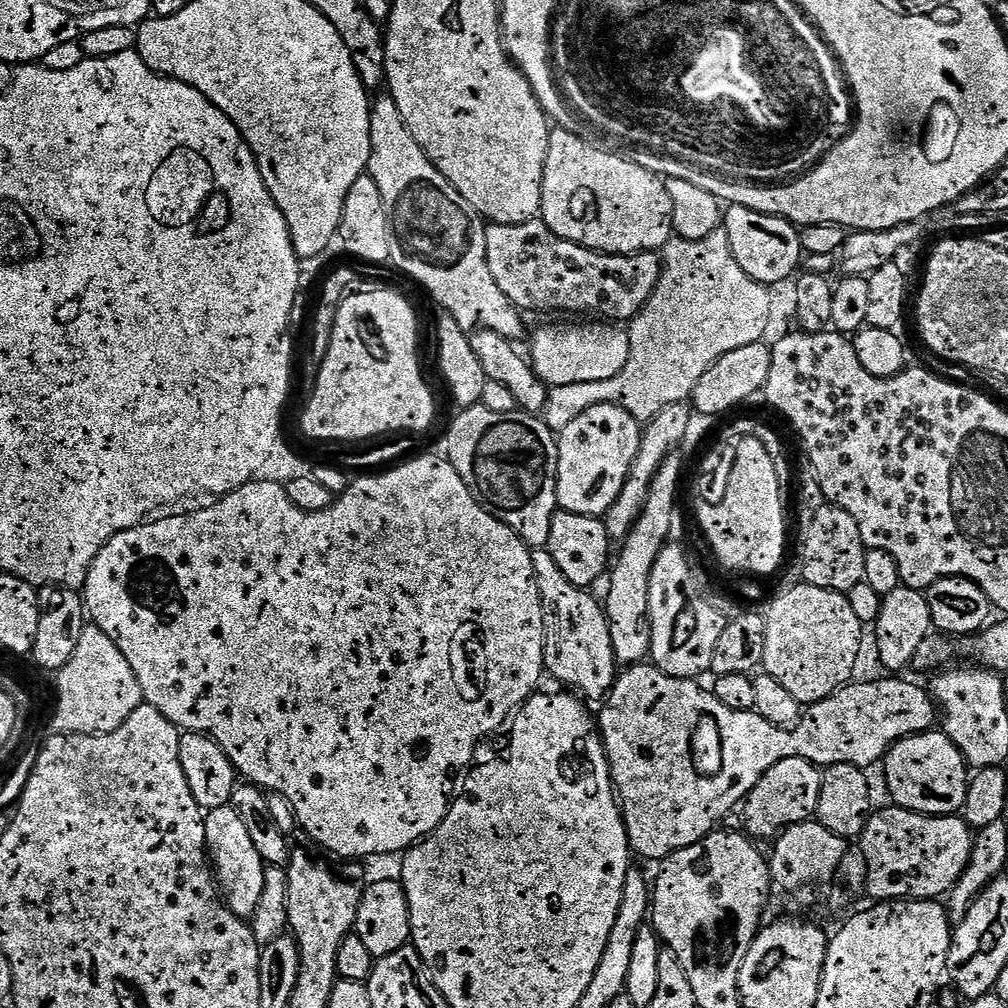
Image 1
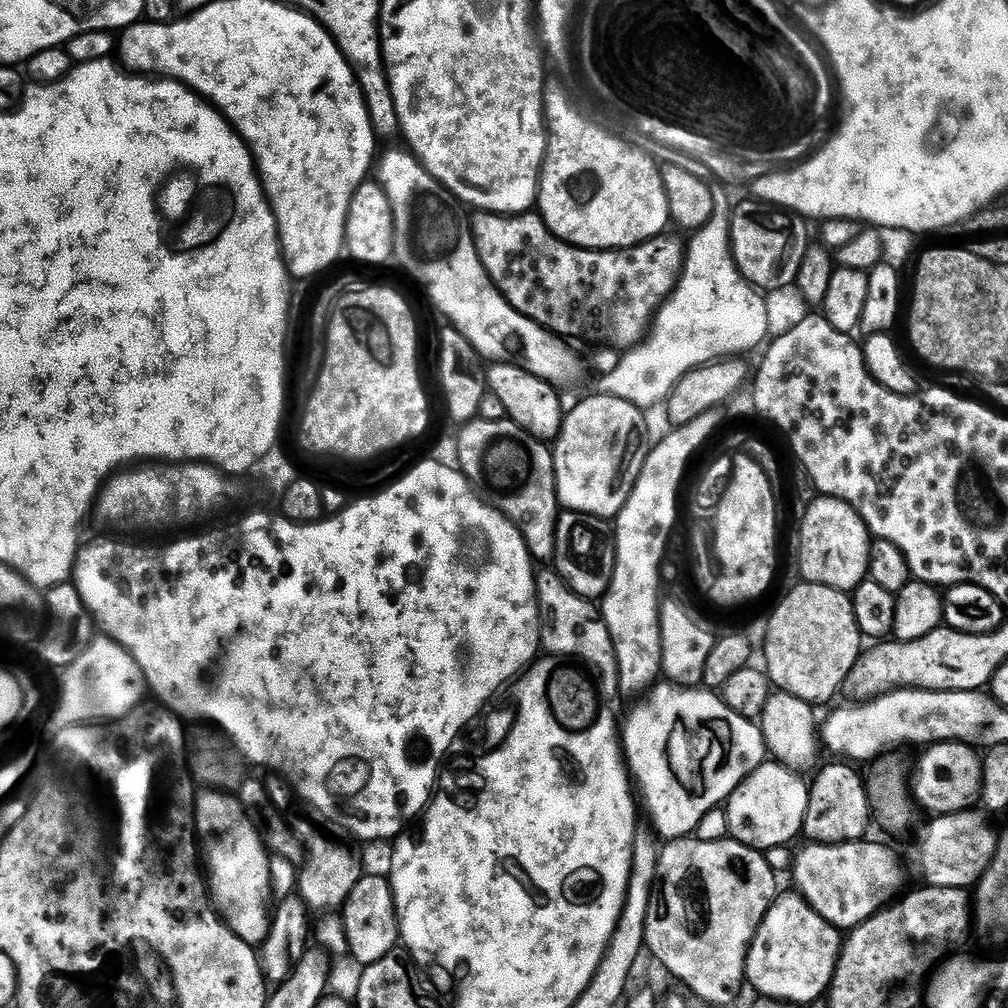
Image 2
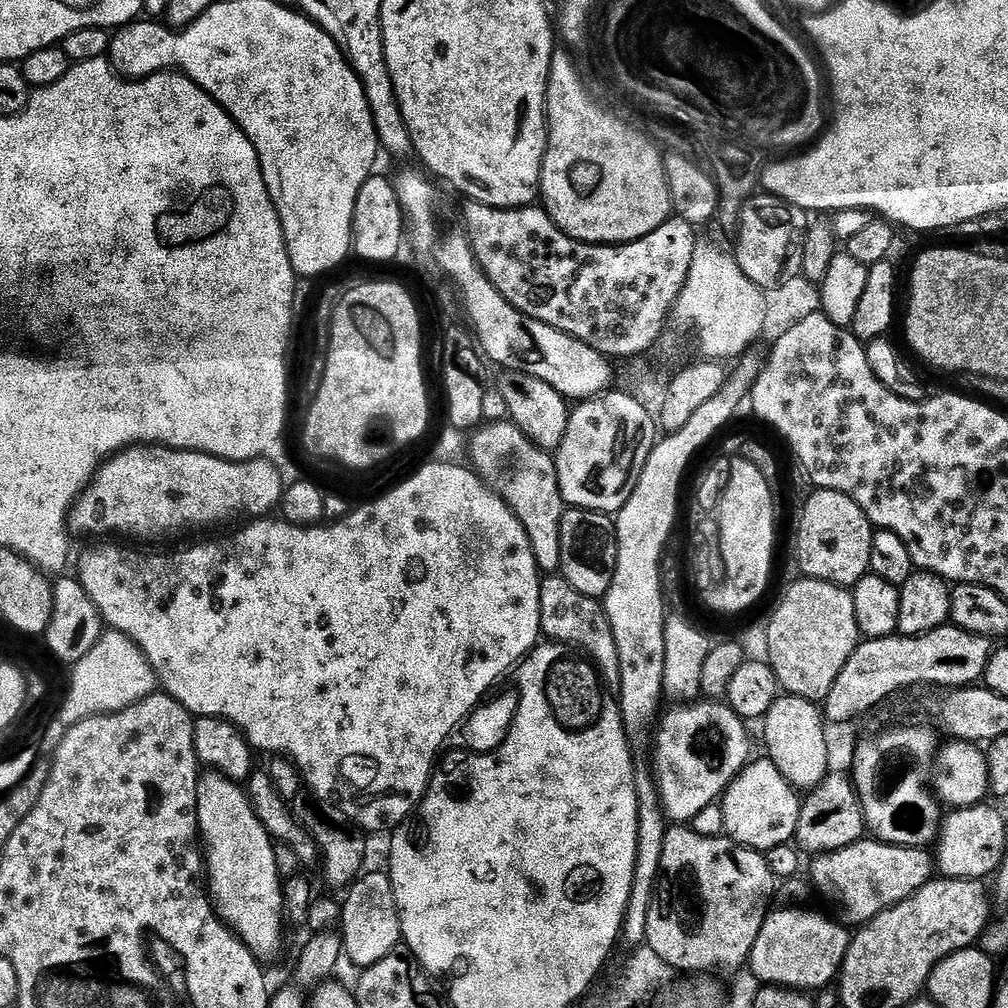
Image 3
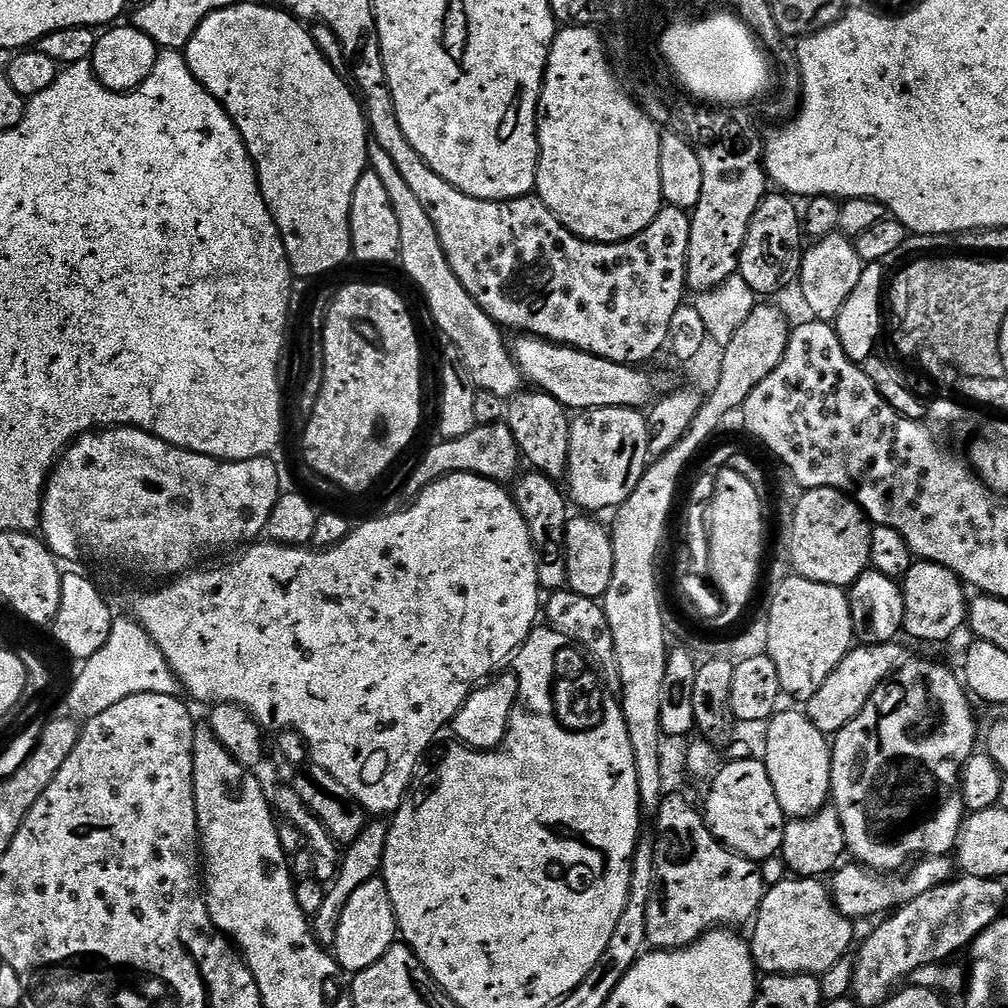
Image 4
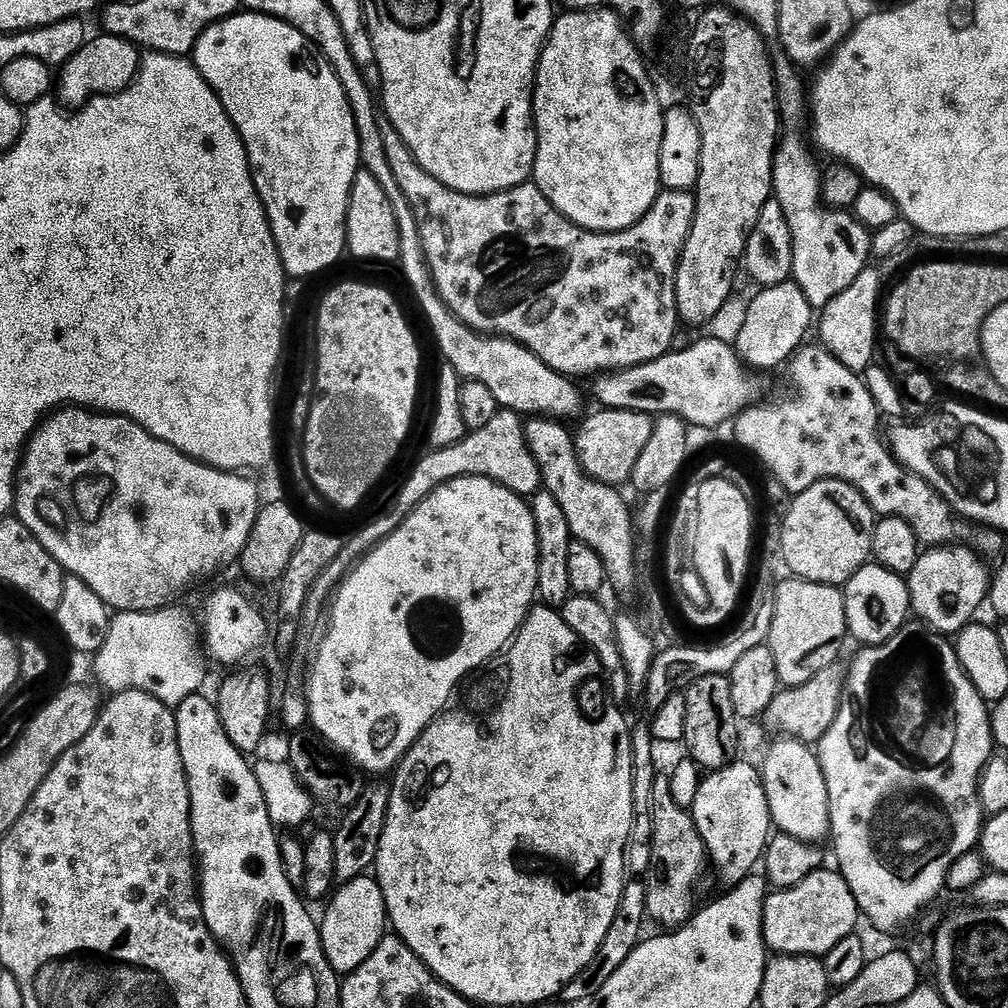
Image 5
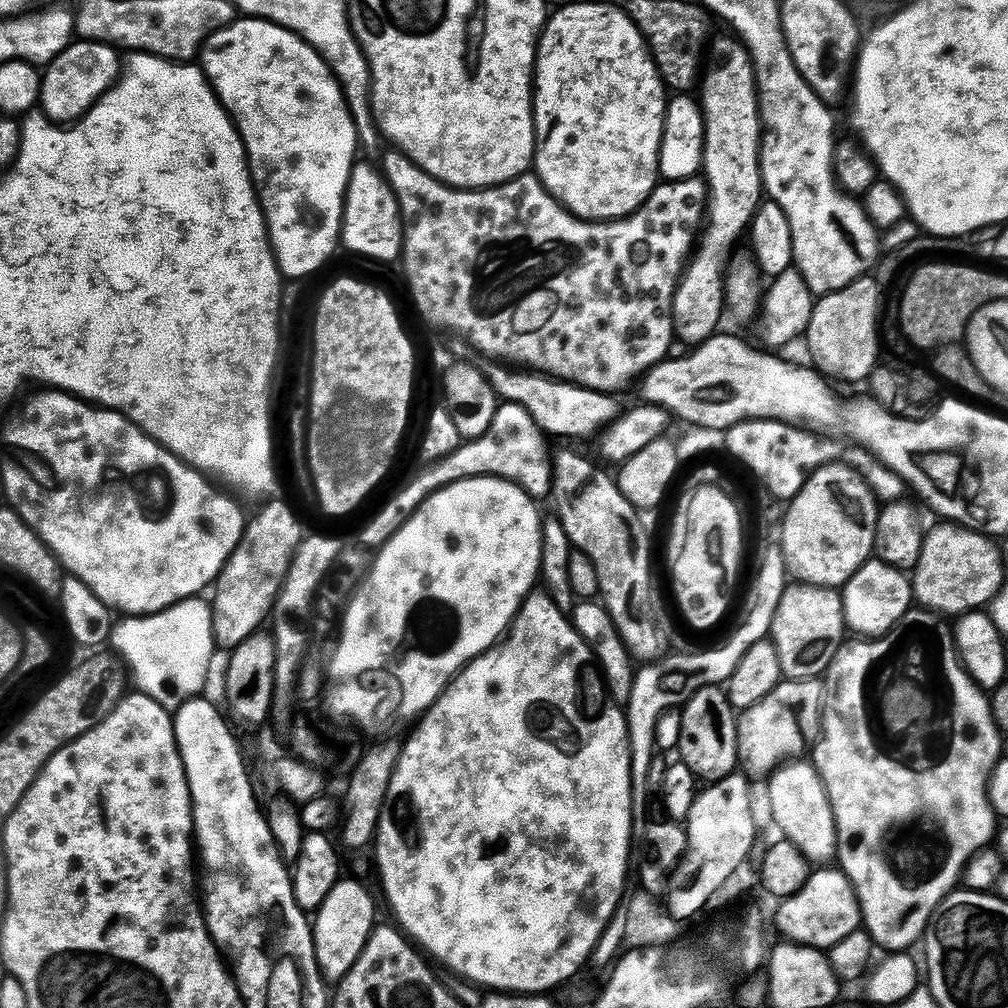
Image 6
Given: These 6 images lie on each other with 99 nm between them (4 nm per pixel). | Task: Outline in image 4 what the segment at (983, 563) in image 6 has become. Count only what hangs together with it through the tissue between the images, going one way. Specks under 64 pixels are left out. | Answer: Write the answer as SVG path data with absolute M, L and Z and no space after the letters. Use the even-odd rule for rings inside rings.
M932 560L913 563L912 569L902 578L902 587L905 614L903 631L909 632L914 639L936 644L939 640L950 639L960 627L965 627L970 596L964 581L946 570L946 566L938 566Z

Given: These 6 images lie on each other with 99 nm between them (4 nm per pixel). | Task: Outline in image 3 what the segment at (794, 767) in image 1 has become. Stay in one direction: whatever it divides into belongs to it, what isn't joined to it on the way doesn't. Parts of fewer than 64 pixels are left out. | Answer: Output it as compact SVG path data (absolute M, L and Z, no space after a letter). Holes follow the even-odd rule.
M755 760L744 765L744 769L722 797L725 828L723 831L728 839L735 840L737 844L767 854L795 837L802 796L771 760Z

